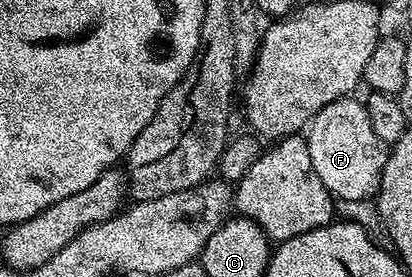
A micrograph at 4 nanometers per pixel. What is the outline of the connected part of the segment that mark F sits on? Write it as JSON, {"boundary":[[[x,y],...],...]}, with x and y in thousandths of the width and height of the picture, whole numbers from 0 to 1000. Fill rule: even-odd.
{"boundary":[[[840,347],[794,372],[745,451],[745,505],[765,632],[784,646],[784,675],[794,675],[818,726],[893,726],[913,715],[930,603],[944,570],[947,527],[934,523],[920,487],[910,487],[883,375],[874,361],[857,361],[854,347]]]}

